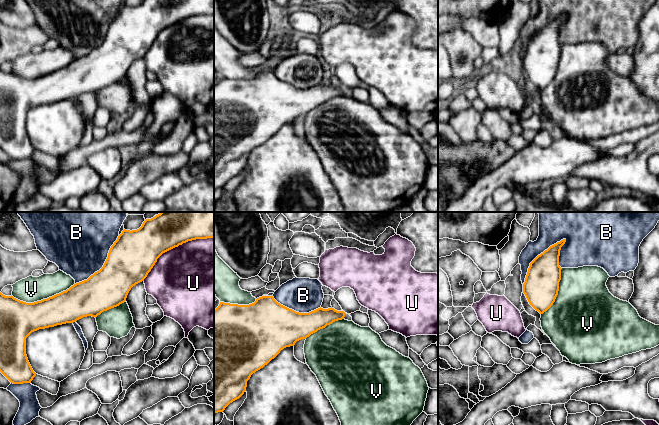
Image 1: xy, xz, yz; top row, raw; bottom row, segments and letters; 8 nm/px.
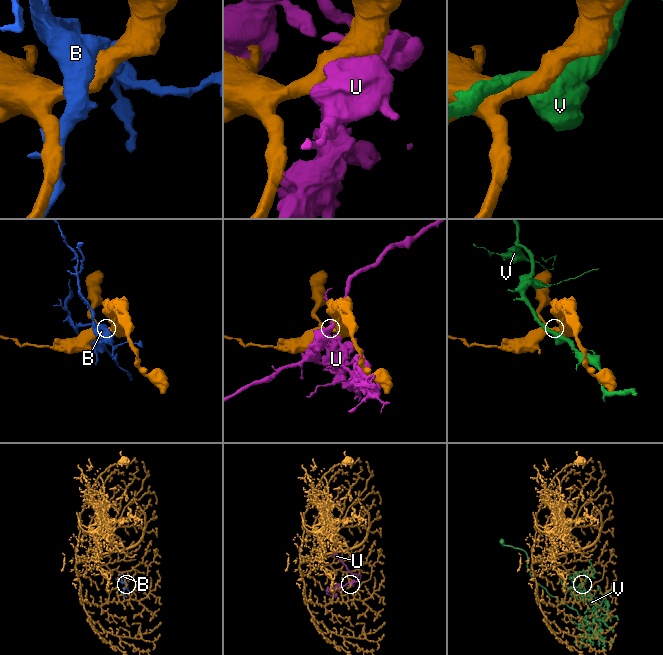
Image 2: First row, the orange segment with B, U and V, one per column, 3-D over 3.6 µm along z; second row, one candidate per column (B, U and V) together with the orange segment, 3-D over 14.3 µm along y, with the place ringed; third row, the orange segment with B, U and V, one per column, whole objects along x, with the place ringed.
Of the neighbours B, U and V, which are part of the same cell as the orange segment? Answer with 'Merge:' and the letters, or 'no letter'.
Merge: no letter

